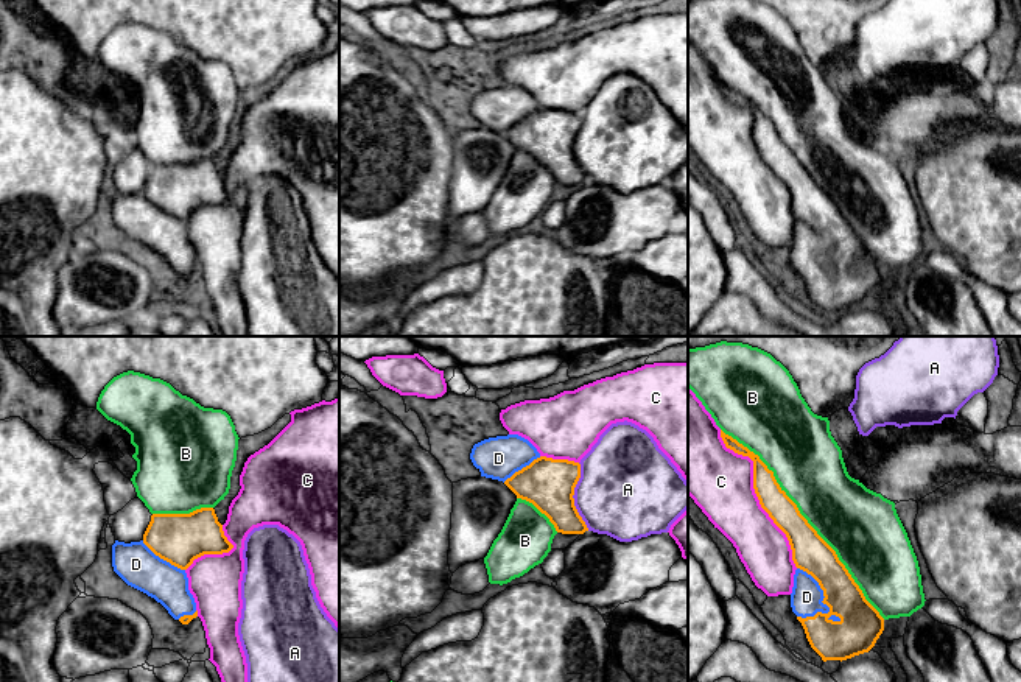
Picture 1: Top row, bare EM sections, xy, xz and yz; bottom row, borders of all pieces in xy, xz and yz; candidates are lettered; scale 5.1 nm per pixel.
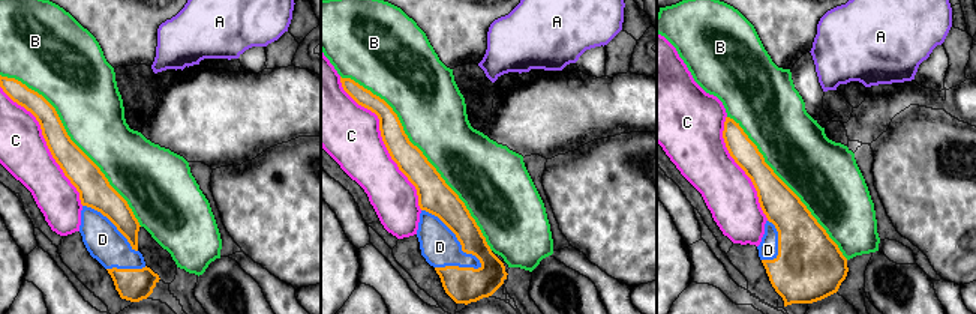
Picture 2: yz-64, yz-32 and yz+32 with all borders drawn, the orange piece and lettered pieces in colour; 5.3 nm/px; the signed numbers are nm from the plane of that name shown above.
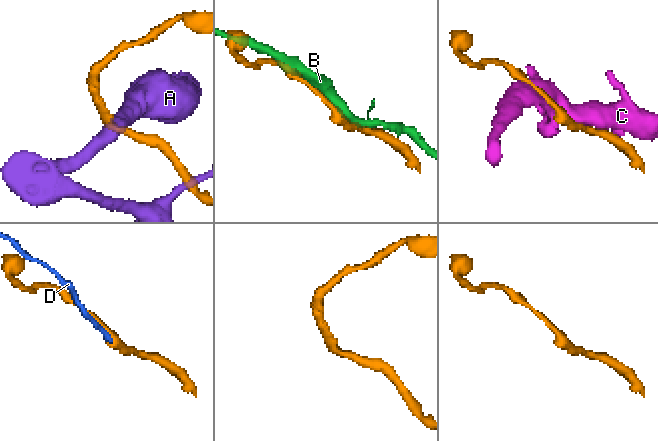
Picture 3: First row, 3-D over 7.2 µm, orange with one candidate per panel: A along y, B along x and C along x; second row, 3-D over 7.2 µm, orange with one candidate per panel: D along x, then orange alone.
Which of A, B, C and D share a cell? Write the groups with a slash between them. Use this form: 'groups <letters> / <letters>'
groups A / B / C / D

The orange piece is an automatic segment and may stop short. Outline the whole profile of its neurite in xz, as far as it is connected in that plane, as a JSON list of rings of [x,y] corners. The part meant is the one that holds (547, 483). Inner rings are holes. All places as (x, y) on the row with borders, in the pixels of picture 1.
[[[518,434],[496,436],[473,445],[470,459],[481,476],[503,481],[517,498],[532,503],[562,534],[584,534],[585,522],[574,506],[581,464],[542,456]]]

